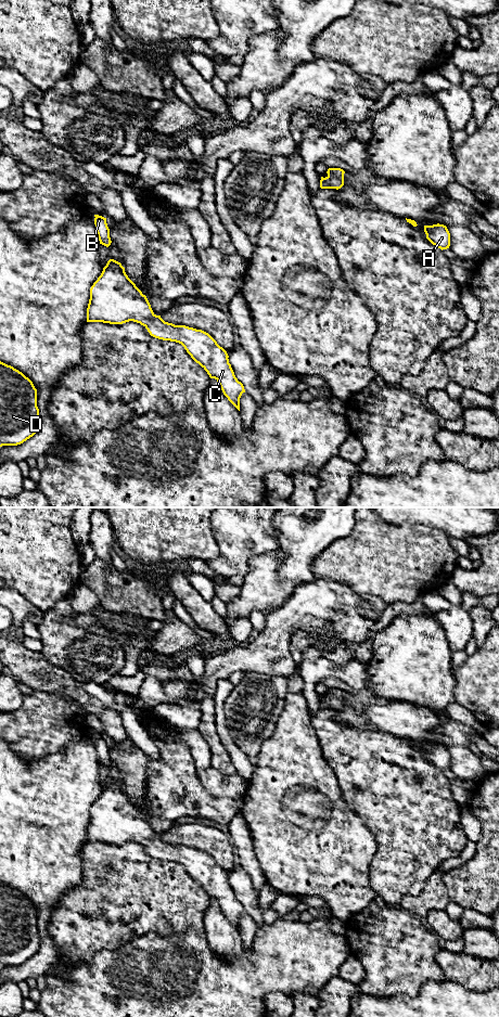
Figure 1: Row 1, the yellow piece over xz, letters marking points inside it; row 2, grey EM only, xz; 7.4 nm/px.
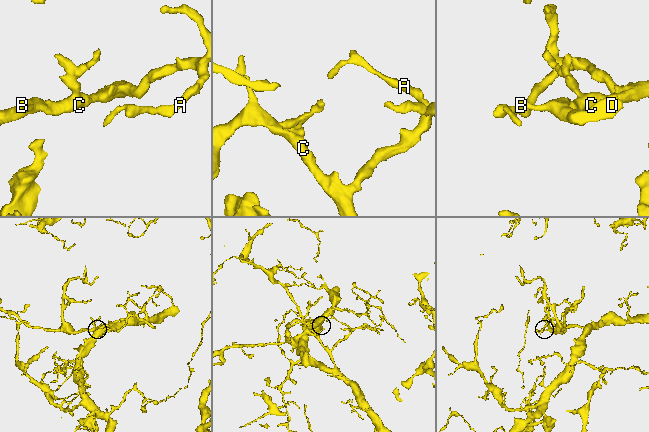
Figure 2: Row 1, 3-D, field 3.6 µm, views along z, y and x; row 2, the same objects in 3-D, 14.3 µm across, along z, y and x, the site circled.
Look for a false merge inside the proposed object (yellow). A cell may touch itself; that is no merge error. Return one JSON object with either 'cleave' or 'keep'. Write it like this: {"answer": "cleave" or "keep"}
{"answer": "keep"}

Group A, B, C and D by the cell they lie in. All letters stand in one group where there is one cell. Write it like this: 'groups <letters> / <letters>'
groups A B C D

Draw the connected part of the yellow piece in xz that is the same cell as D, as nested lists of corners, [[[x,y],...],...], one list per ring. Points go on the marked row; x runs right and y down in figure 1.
[[[0,361],[0,447],[23,443],[38,432],[40,423],[33,382]]]

